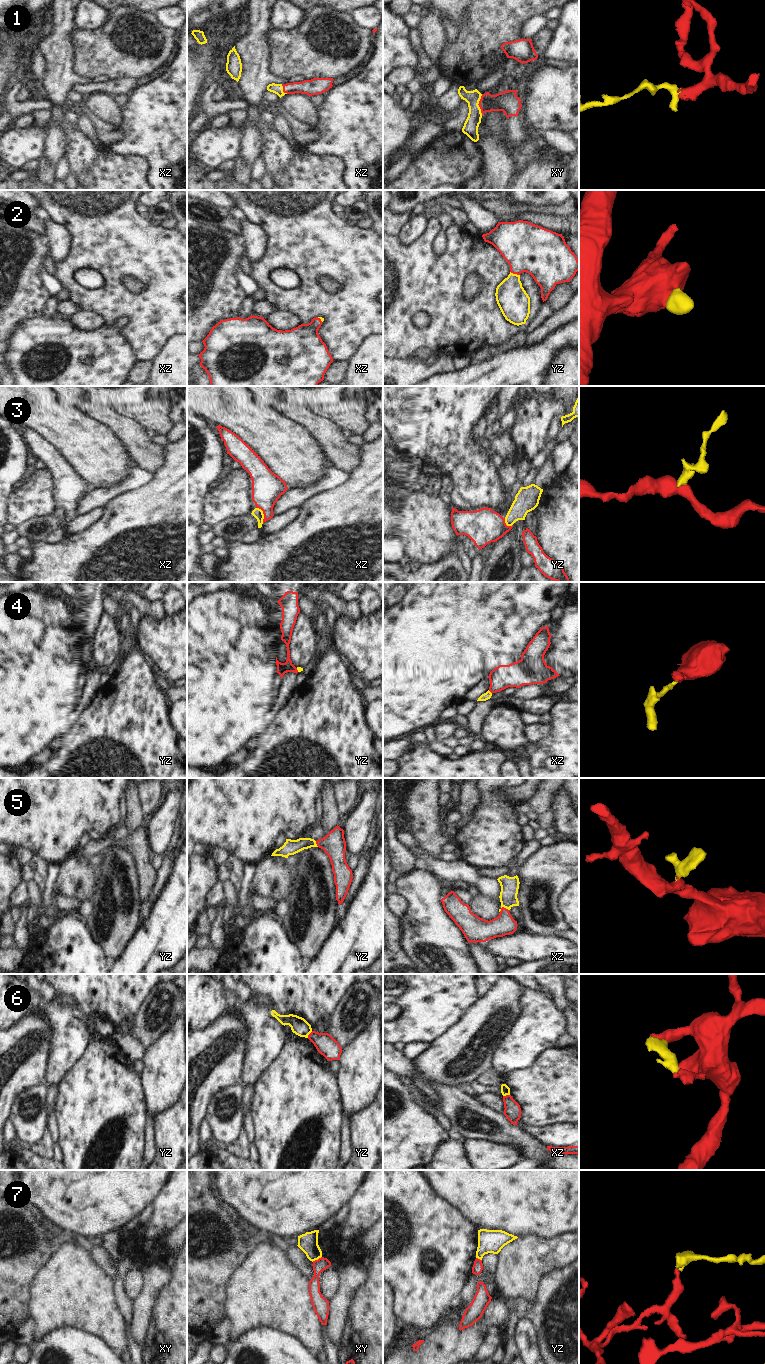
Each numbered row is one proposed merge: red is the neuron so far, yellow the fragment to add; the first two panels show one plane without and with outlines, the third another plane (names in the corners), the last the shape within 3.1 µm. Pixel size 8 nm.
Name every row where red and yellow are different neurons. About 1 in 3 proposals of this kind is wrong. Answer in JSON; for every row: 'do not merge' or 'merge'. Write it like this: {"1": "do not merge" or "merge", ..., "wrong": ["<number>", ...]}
{"1": "merge", "2": "merge", "3": "do not merge", "4": "merge", "5": "merge", "6": "do not merge", "7": "do not merge", "wrong": ["3", "6", "7"]}

